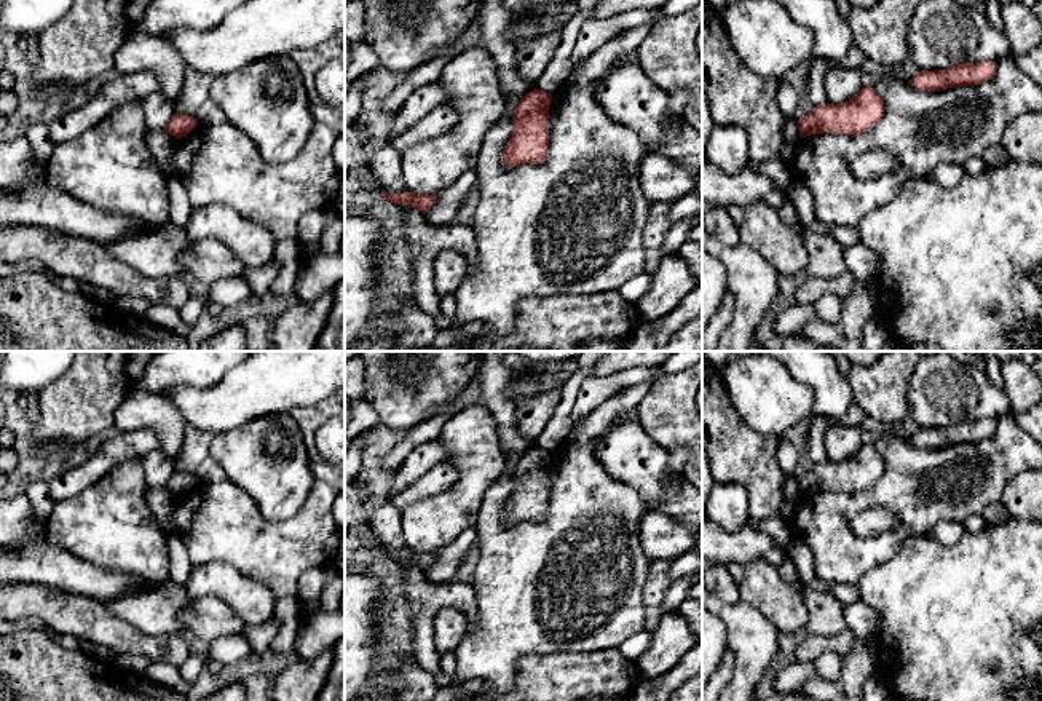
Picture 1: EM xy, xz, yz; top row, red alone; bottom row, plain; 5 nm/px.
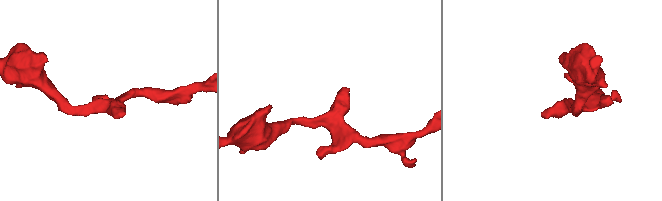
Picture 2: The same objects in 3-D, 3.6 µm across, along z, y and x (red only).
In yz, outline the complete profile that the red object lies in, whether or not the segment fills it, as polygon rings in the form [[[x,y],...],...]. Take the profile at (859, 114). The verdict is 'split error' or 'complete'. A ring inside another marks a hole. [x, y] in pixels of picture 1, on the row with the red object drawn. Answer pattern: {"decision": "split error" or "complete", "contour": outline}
{"decision": "complete", "contour": [[[873,86],[863,88],[838,105],[814,107],[798,121],[799,137],[836,133],[857,136],[871,129],[884,115],[884,101]]]}

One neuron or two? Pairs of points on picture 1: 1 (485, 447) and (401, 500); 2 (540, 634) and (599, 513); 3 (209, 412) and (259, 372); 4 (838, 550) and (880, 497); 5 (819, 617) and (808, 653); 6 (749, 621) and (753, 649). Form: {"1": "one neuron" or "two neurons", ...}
{"1": "two neurons", "2": "one neuron", "3": "one neuron", "4": "one neuron", "5": "two neurons", "6": "one neuron"}

